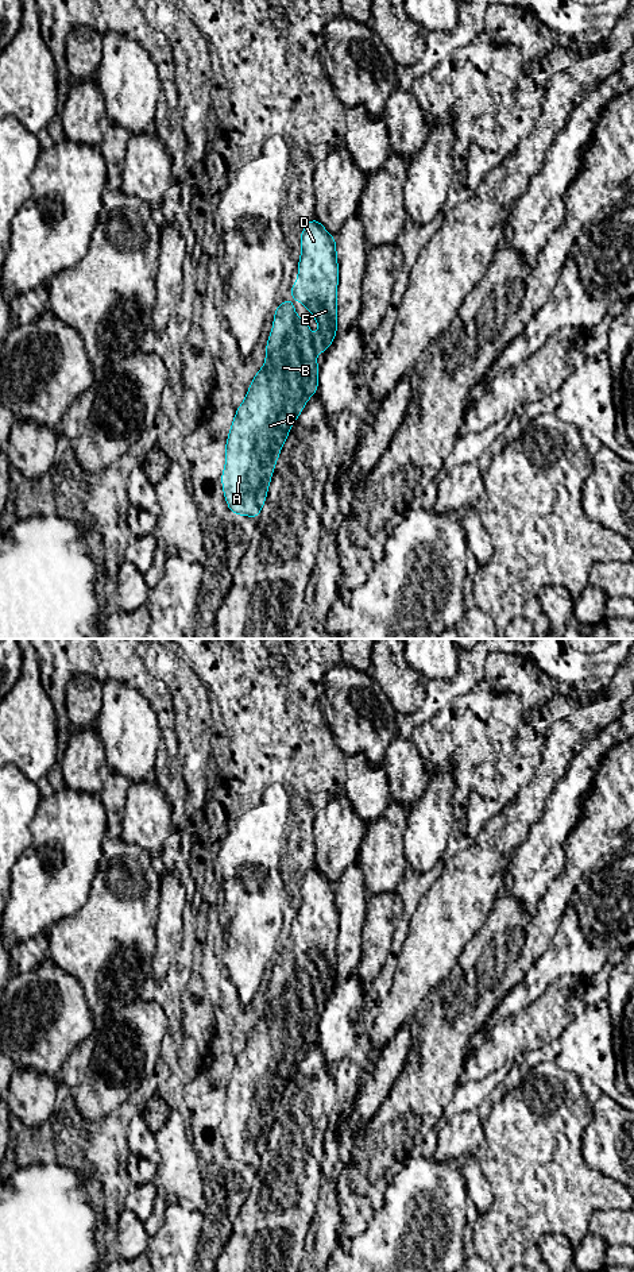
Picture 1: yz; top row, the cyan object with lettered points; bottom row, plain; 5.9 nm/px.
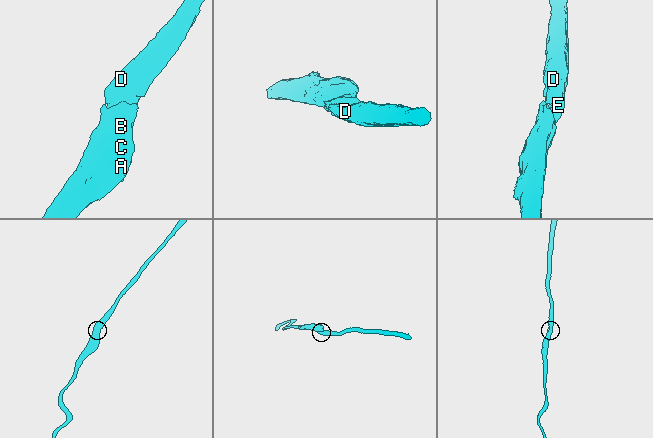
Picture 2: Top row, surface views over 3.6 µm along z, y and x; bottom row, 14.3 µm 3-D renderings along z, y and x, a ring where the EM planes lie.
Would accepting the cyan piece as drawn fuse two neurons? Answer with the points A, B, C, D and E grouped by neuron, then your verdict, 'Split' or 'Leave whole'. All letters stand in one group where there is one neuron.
Groups: A B C D E. Leave whole

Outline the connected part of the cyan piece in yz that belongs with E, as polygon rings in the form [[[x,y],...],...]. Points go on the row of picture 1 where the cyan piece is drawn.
[[[313,217],[305,224],[299,242],[301,257],[297,266],[298,280],[291,282],[293,286],[289,294],[302,302],[316,317],[320,331],[317,338],[313,339],[306,320],[302,320],[295,315],[294,305],[287,298],[285,298],[277,307],[271,334],[264,348],[264,365],[252,378],[244,401],[236,408],[235,419],[231,424],[228,439],[225,442],[225,466],[221,471],[221,486],[228,509],[233,514],[248,516],[255,520],[258,520],[260,516],[262,508],[267,500],[267,492],[274,474],[274,467],[279,459],[285,440],[289,438],[290,428],[297,421],[297,417],[302,413],[308,400],[318,390],[320,366],[317,365],[316,351],[318,350],[320,352],[326,354],[329,346],[333,343],[337,335],[339,262],[336,255],[336,239],[316,217]]]

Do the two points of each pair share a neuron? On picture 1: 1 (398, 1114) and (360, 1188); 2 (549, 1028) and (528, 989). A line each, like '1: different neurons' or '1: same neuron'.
1: same neuron
2: different neurons

